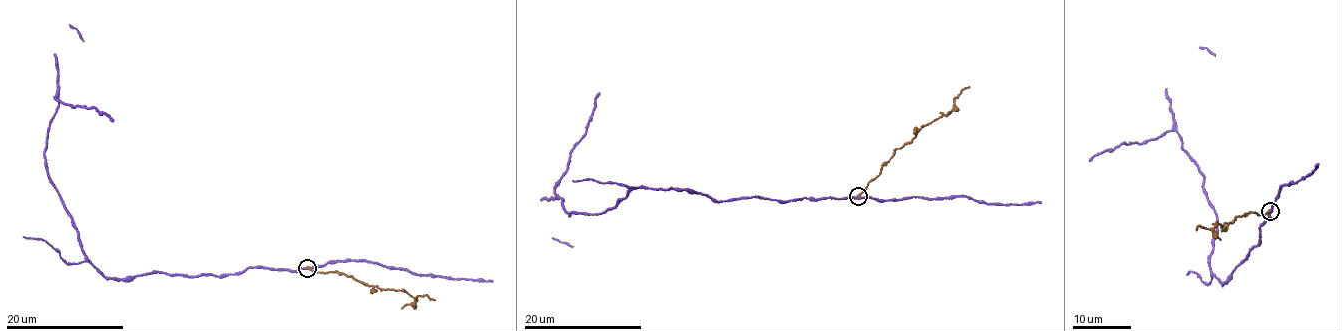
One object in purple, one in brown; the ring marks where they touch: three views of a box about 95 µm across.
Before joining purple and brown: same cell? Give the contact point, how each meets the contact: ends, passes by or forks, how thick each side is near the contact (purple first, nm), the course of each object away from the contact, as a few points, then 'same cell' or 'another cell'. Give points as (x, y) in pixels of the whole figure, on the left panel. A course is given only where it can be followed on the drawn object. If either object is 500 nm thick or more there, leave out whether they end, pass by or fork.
at (307, 268); purple passes by; brown ends there; 280 nm thick on the purple side, 320 nm on the other; purple runs (307, 268), (100, 274), (51, 181), (45, 146), (56, 98), (113, 120); brown runs (307, 268), (316, 272), (333, 271), (384, 290), (404, 290), (415, 297), (427, 295), (435, 300); another cell

